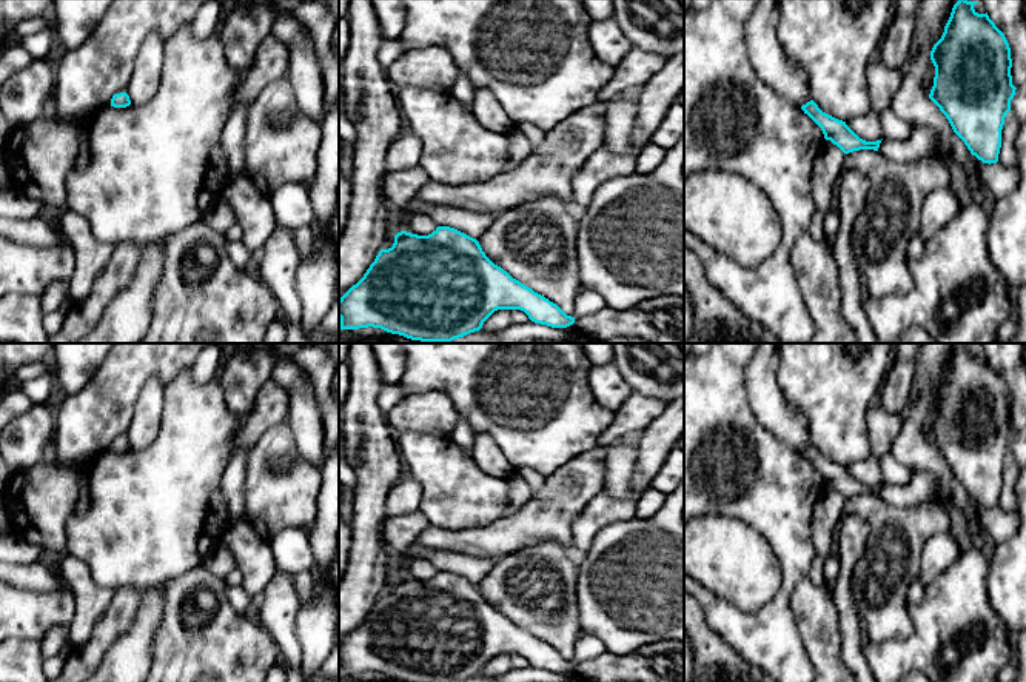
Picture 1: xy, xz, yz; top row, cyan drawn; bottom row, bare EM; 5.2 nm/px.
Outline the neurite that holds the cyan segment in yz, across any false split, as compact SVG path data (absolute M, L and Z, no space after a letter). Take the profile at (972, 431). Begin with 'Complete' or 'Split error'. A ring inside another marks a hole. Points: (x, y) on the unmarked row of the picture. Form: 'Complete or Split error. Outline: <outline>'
Complete. Outline: M960 343L954 349L944 377L930 396L935 422L929 443L946 460L971 499L991 510L998 506L1001 474L1017 433L1012 430L1009 388L987 357L978 359L974 354L977 348Z

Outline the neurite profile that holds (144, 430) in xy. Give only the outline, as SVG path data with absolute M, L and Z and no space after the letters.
M153 377L143 385L139 394L132 420L126 431L131 450L143 450L157 439L162 411L163 385L157 377Z

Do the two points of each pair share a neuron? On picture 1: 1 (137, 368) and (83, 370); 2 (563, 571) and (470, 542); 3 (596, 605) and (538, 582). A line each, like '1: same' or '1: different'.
1: different
2: different
3: different

